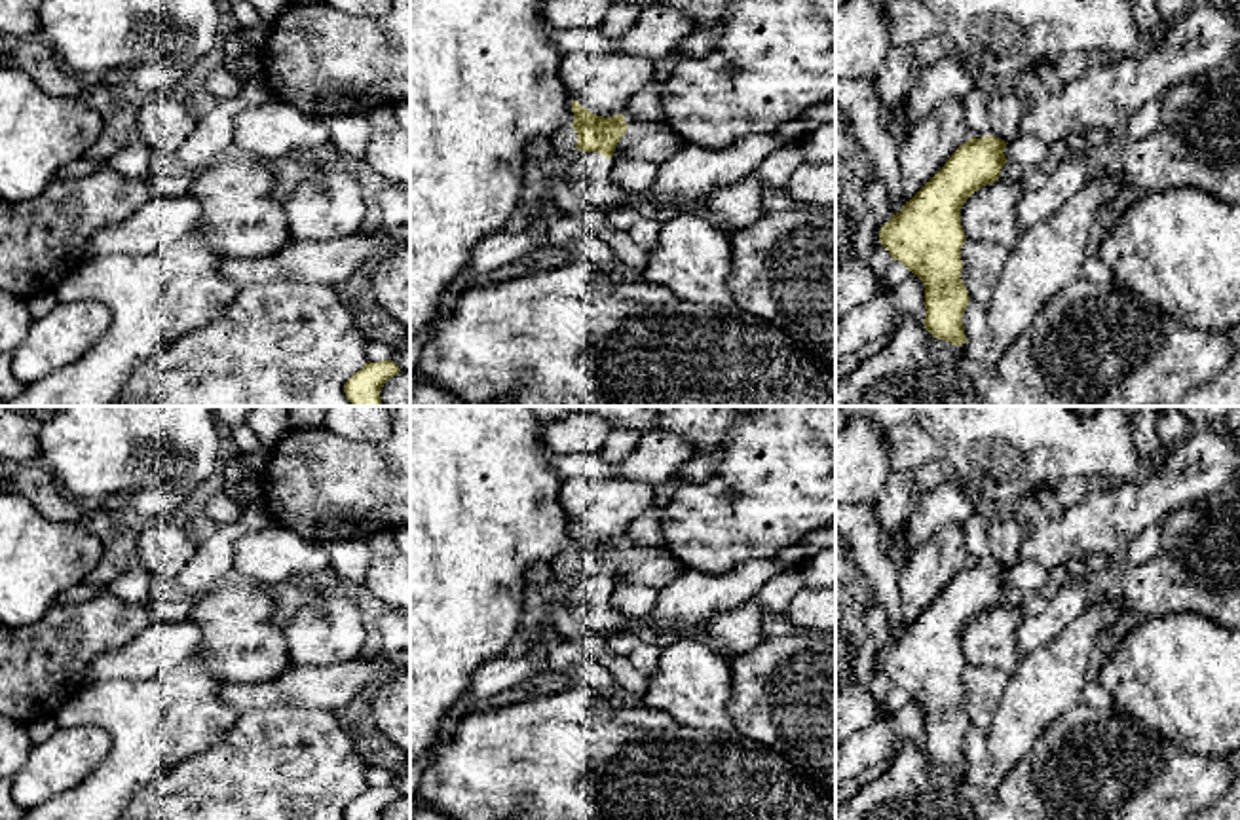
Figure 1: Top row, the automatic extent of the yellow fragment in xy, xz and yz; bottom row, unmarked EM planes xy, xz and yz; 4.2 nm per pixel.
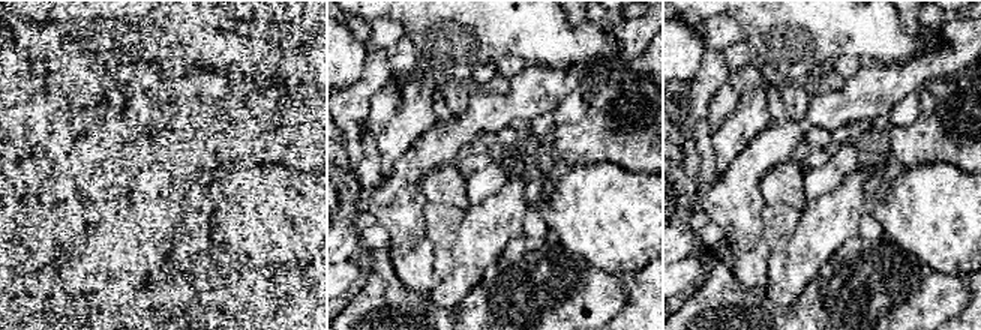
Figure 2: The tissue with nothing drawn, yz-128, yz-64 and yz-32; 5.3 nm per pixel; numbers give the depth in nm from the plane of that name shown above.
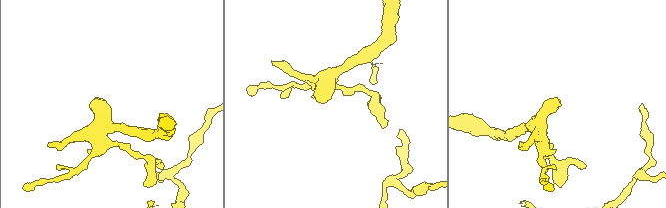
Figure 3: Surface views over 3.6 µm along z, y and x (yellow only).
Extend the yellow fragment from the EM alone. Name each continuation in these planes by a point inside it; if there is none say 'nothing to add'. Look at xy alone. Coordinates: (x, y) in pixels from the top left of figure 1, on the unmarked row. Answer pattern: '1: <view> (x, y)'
nothing to add

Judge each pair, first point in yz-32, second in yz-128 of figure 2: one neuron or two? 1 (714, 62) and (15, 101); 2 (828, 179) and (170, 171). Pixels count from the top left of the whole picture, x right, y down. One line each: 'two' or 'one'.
1: one
2: two

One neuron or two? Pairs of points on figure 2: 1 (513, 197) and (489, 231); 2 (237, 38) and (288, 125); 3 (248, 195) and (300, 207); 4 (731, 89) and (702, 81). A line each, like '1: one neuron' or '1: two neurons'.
1: one neuron
2: two neurons
3: one neuron
4: two neurons

